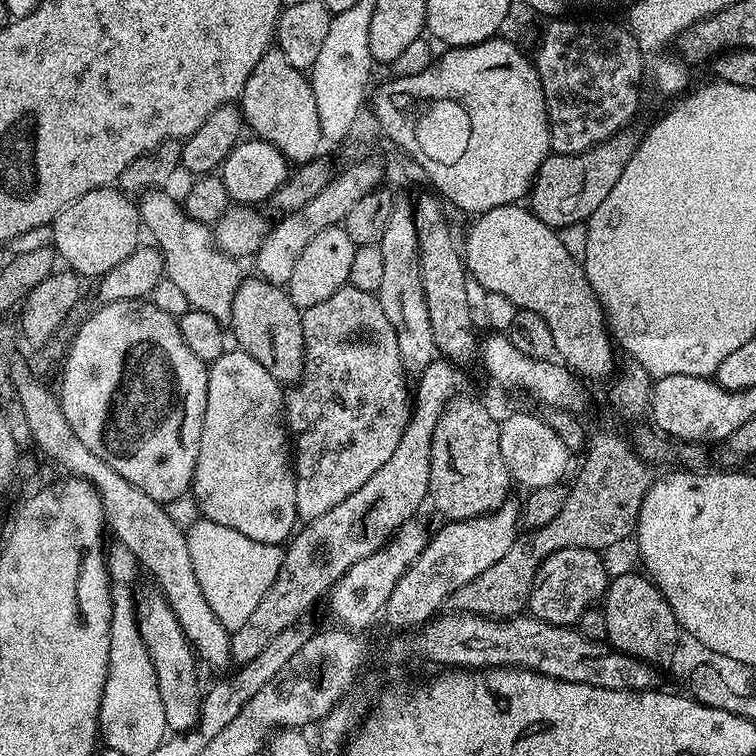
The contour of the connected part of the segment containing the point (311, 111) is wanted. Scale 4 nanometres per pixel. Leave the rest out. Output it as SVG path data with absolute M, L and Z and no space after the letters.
M273 46L254 66L242 90L238 107L253 137L272 143L293 165L317 159L322 145L317 103L311 93L309 77L301 69L286 62L286 54Z

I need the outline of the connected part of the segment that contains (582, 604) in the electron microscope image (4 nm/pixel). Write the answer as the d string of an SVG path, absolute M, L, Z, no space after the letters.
M567 548L550 554L550 558L544 560L543 566L540 567L538 574L534 578L527 611L531 615L538 617L539 620L545 620L551 624L575 625L584 611L593 607L608 590L610 572L604 569L600 556L601 553L599 551L590 548Z

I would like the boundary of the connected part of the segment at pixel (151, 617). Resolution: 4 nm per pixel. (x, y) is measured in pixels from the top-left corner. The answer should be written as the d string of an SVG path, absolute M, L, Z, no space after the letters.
M150 586L145 592L135 593L134 607L140 625L140 635L143 636L146 650L154 663L156 685L161 695L168 729L174 734L189 732L198 725L202 699L193 647L180 631L174 610L158 587Z

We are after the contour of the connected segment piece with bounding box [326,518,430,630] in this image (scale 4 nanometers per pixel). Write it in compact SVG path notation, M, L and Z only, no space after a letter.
M419 519L407 520L401 528L397 528L394 535L385 543L384 547L369 556L364 556L336 584L333 584L327 593L328 612L333 616L335 623L344 630L364 630L368 628L383 613L386 602L402 574L422 554L430 536L419 524Z

